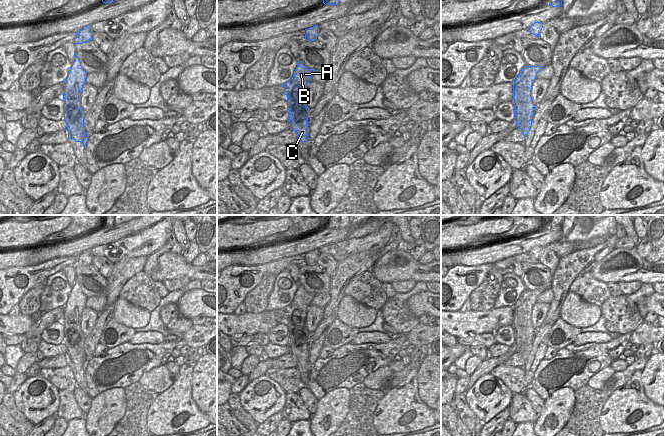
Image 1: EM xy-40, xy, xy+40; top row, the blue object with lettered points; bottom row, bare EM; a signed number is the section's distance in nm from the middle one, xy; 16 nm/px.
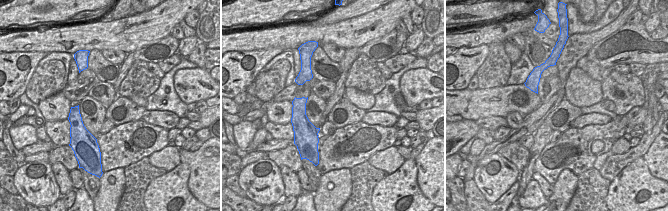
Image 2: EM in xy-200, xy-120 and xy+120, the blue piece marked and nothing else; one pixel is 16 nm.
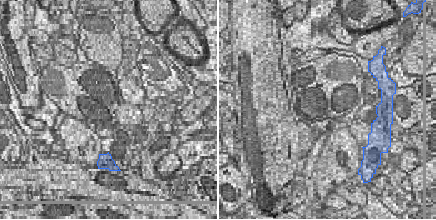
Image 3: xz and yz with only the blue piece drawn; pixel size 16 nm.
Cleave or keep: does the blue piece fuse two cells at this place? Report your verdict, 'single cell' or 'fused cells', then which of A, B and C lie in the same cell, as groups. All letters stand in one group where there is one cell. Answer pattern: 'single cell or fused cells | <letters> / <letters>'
fused cells | A / B C

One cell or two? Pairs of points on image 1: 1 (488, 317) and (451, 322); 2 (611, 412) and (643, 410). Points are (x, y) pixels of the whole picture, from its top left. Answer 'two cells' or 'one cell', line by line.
1: one cell
2: one cell

